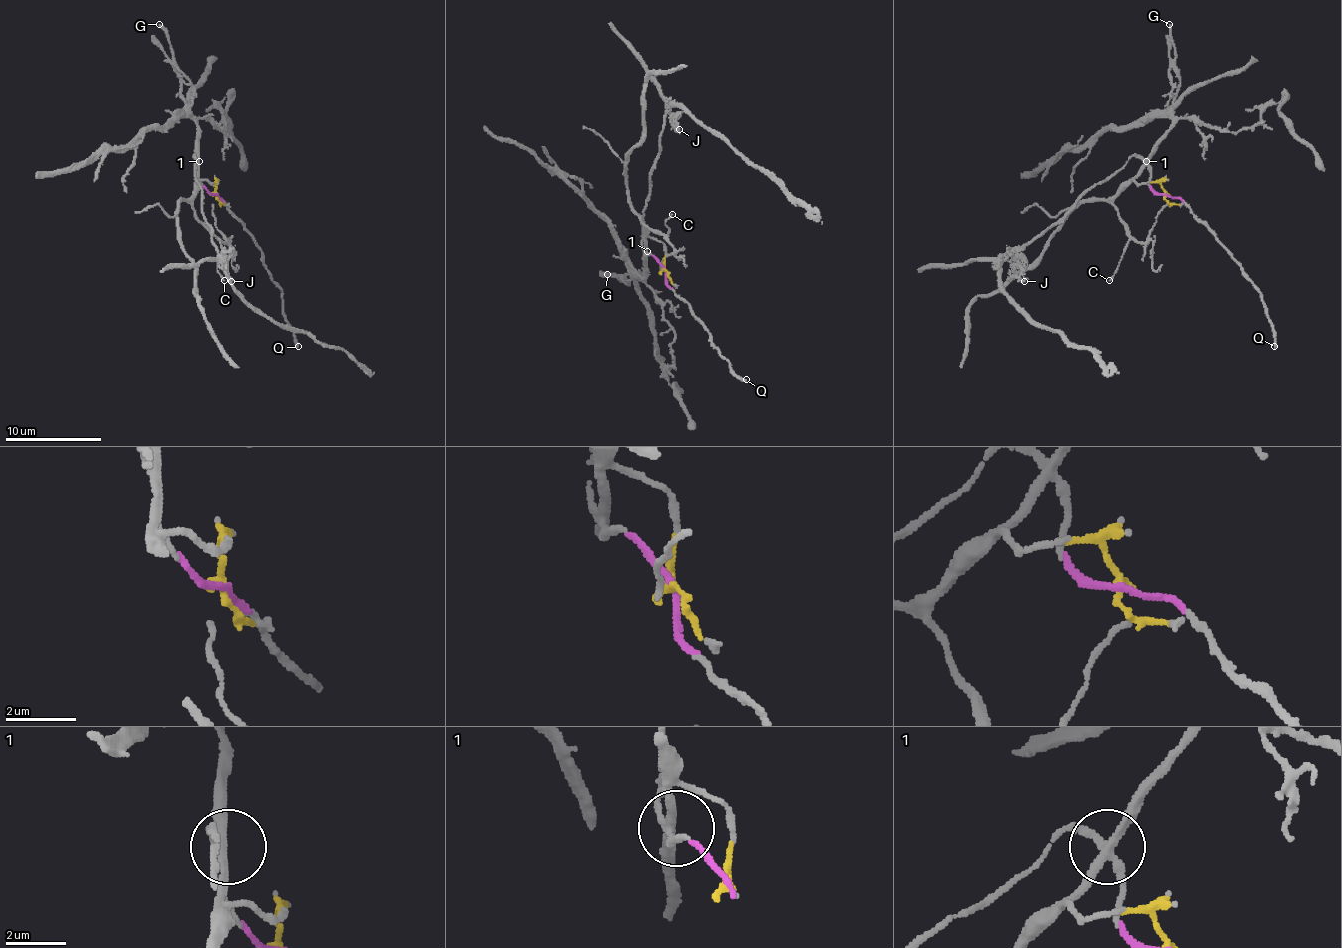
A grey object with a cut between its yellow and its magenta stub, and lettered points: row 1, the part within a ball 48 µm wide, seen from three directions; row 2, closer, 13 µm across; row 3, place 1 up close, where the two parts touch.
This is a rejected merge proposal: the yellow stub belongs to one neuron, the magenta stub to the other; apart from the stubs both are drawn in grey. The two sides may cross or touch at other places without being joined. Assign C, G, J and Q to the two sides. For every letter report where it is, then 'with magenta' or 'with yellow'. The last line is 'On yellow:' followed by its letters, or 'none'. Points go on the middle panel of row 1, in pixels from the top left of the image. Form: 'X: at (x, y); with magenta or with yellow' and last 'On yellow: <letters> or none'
C: at (672, 214); with yellow
G: at (607, 274); with yellow
J: at (679, 129); with magenta
Q: at (746, 379); with magenta
On yellow: C, G

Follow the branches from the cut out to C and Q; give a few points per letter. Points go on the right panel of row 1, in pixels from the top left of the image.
C: (1165, 195), (1158, 183), (1131, 181), (1112, 202), (1129, 238), (1110, 280)
Q: (1165, 195), (1180, 197), (1254, 287), (1274, 330), (1274, 347)

